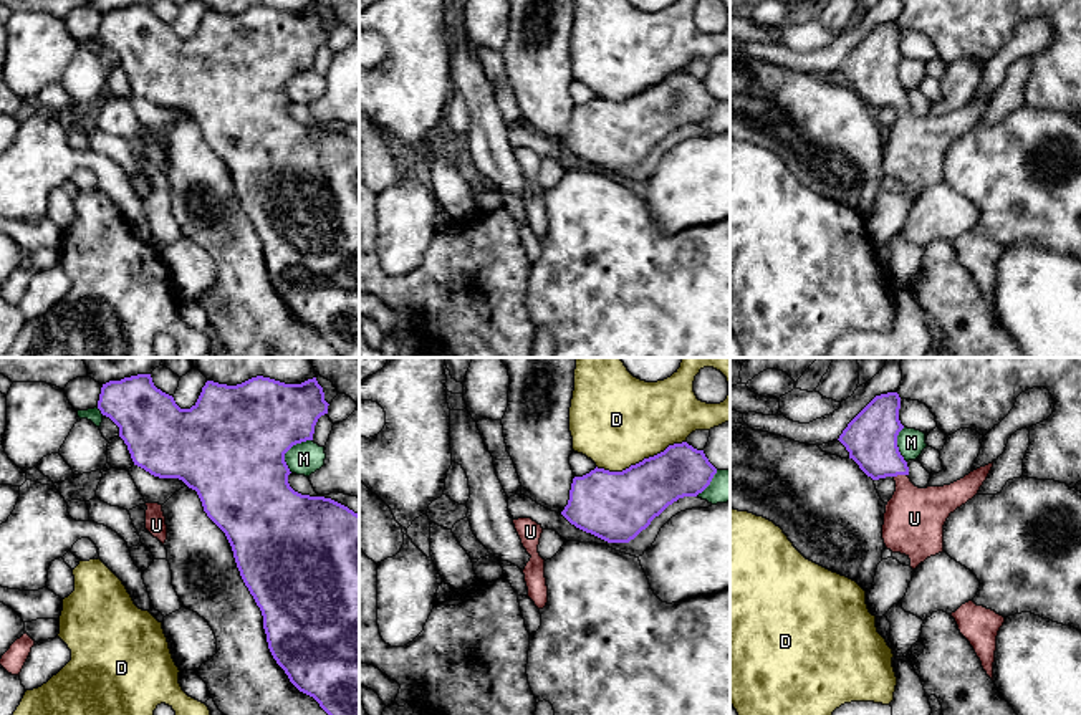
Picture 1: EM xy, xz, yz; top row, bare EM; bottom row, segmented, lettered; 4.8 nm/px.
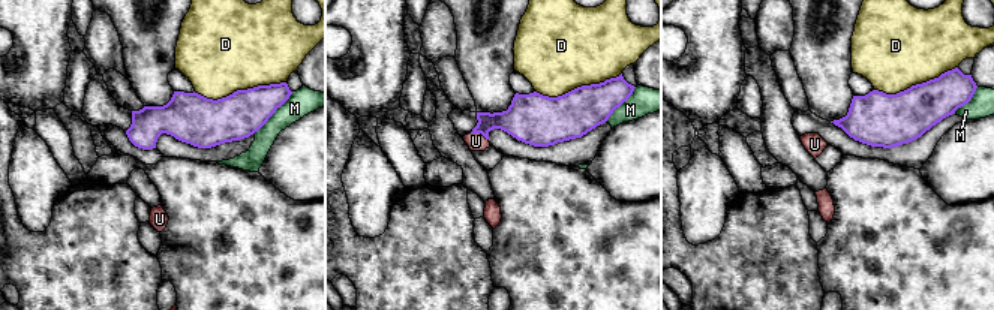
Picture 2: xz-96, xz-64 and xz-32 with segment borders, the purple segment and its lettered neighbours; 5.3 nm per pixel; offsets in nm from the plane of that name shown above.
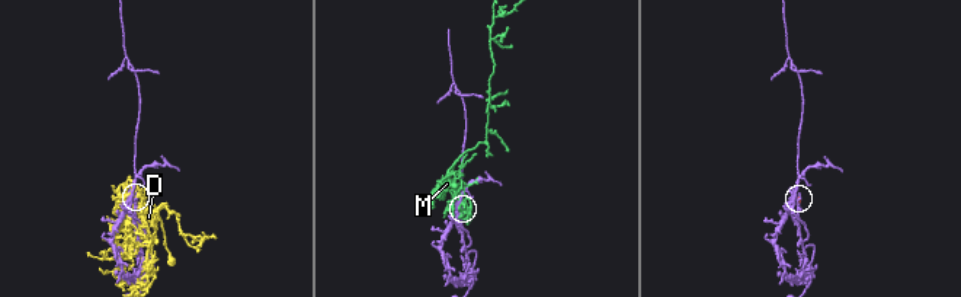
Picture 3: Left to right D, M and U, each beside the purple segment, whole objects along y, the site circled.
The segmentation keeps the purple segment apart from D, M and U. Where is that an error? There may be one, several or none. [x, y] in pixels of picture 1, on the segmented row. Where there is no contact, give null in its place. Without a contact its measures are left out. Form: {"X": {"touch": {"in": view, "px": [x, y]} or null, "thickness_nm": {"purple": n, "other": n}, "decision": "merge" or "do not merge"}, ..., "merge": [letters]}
{"D": {"touch": {"in": "xz", "px": [643, 460]}, "thickness_nm": {"purple": 340, "other": 460}, "decision": "do not merge"}, "M": {"touch": {"in": "xy", "px": [288, 449]}, "thickness_nm": {"purple": 480, "other": 160}, "decision": "do not merge"}, "U": {"touch": {"in": "yz", "px": [899, 474]}, "thickness_nm": {"purple": 260, "other": 300}, "decision": "merge"}, "merge": ["U"]}

